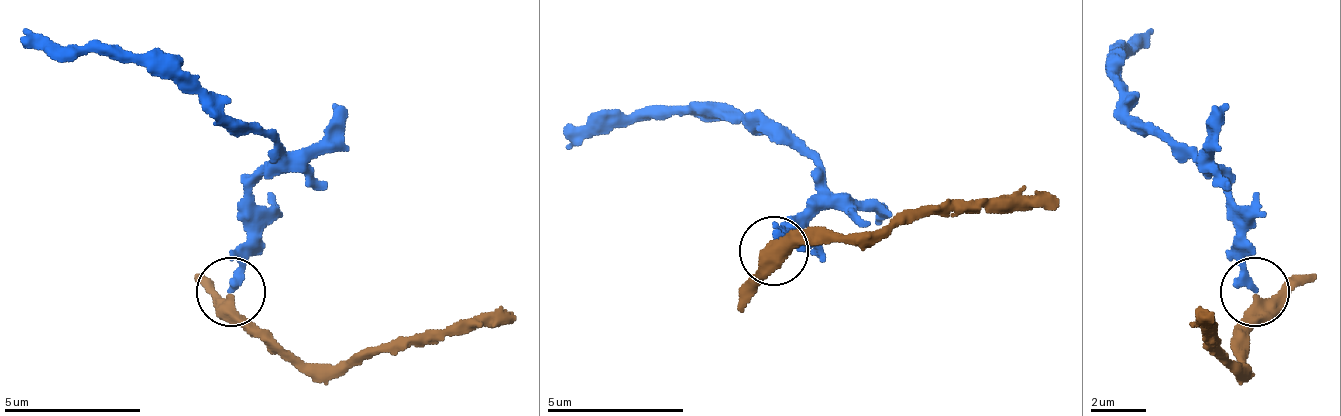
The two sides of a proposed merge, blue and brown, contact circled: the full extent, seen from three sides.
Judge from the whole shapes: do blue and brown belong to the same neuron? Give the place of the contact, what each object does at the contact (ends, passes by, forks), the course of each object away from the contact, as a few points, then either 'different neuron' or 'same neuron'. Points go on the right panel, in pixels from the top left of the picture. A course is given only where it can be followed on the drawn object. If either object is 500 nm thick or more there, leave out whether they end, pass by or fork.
place (1254, 292); blue ends; brown passes by; course blue (1256, 290), (1229, 187), (1181, 159), (1132, 111), (1119, 63), (1126, 49), (1153, 29); course brown (1256, 297), (1236, 366), (1208, 338), (1215, 311); same neuron

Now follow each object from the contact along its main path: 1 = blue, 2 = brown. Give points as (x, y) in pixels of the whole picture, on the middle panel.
1: (775, 252), (796, 225), (816, 177), (802, 149), (754, 128), (692, 115), (596, 122), (569, 149)
2: (775, 252), (851, 232), (892, 232), (933, 211), (995, 204), (1057, 211)

